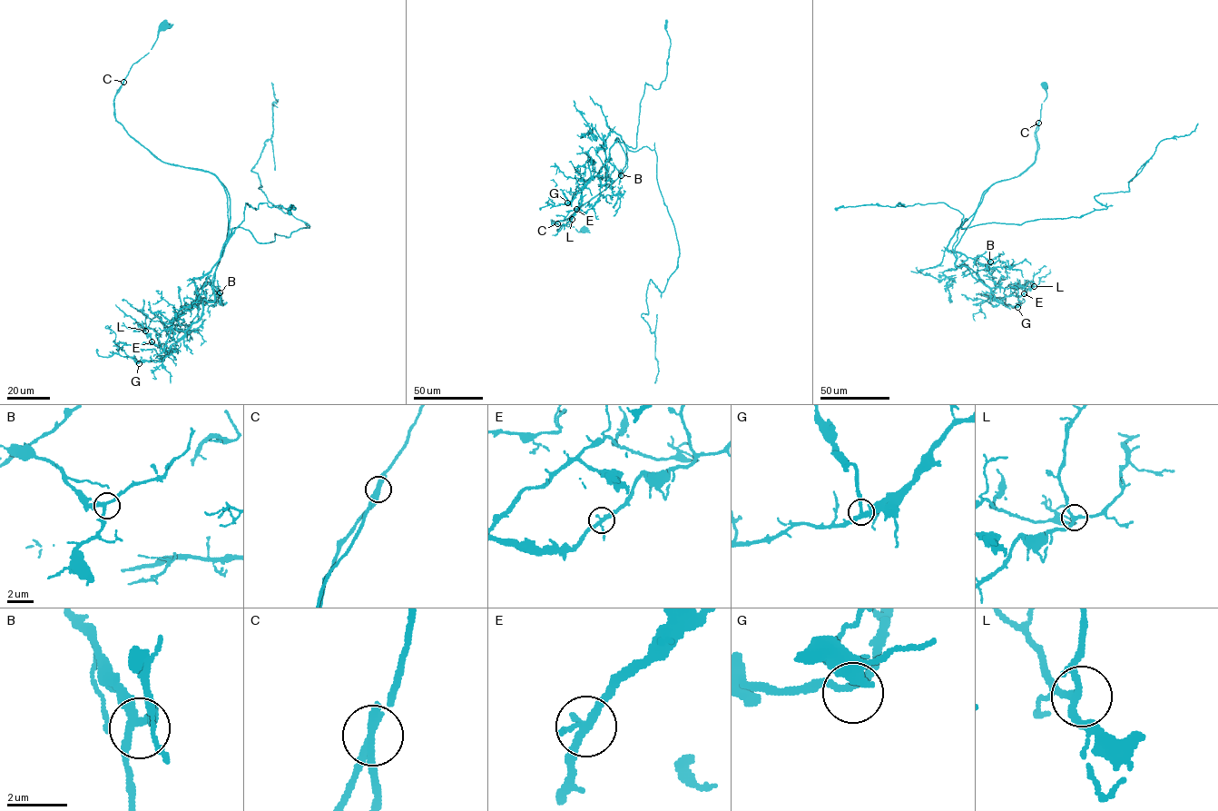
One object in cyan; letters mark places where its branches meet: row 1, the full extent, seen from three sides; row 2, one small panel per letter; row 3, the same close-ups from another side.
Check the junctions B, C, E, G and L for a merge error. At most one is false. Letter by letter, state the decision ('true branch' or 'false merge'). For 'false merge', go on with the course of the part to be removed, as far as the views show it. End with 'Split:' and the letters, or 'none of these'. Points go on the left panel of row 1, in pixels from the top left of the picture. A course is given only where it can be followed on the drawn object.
B: true branch
C: false merge; course (123, 82), (114, 114), (128, 133), (224, 188), (228, 231), (212, 288), (246, 203), (289, 212)
E: true branch
G: true branch
L: true branch
Split: C

